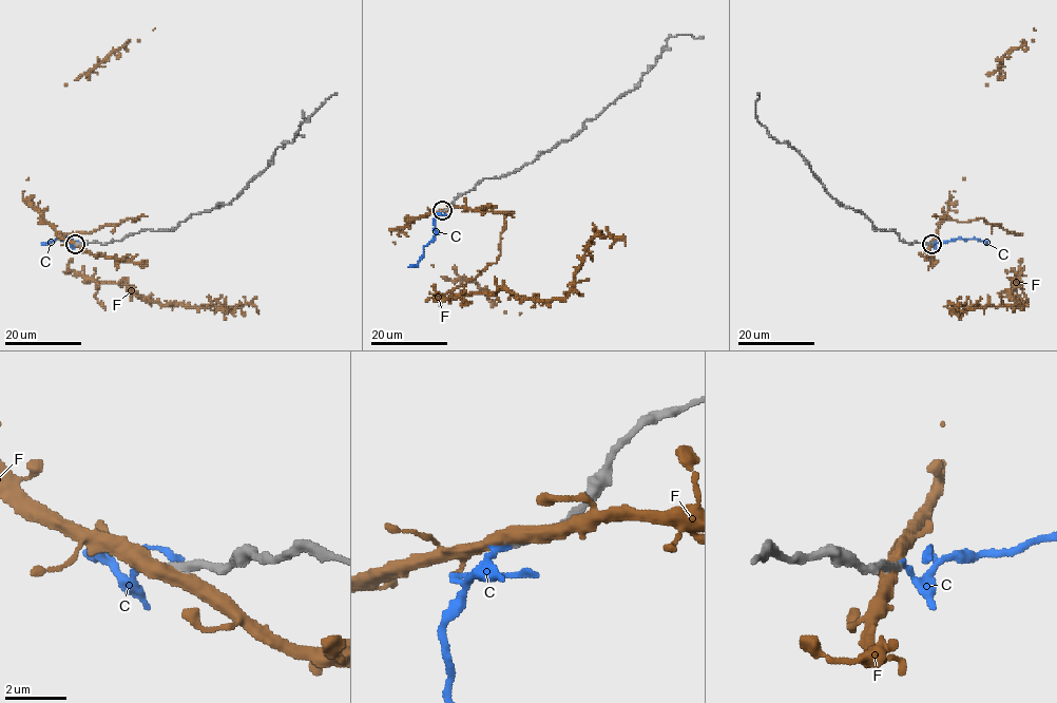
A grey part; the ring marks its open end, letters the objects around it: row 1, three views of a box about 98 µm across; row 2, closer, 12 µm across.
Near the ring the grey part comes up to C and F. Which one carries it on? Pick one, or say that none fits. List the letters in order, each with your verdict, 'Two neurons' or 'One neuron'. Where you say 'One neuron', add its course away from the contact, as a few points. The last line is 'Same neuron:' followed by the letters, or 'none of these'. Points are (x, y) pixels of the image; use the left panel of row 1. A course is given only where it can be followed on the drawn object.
C: Two neurons
F: Two neurons
Same neuron: none of these

